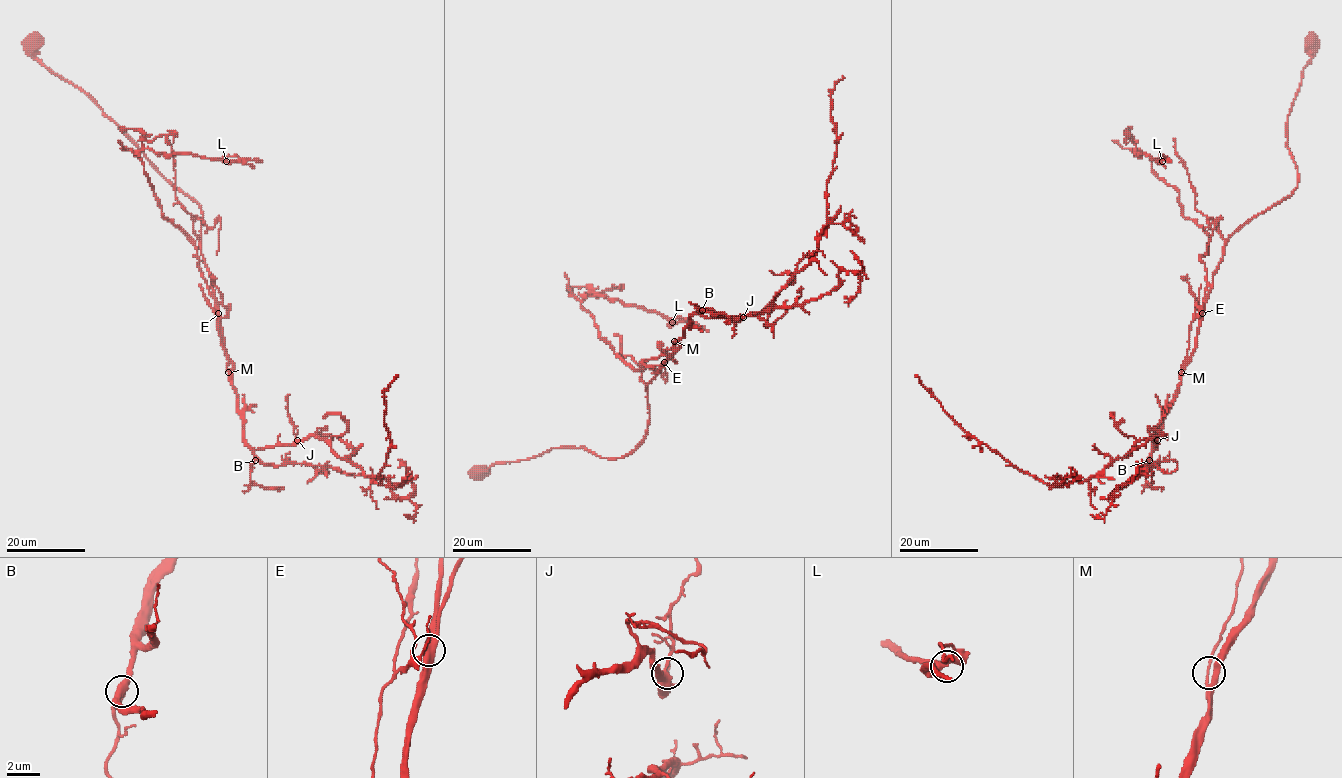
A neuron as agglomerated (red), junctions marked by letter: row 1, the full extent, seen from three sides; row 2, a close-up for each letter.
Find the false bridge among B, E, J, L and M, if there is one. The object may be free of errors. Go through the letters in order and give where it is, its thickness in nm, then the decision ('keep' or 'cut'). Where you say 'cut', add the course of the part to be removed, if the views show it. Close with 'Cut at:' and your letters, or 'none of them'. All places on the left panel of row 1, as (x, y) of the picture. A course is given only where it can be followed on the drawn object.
B: place (255, 460); calibre 380 nm; keep
E: place (218, 313); calibre 550 nm; keep
J: place (297, 440); calibre 440 nm; keep
L: place (226, 161); calibre 400 nm; keep
M: place (228, 372); calibre 150 nm; keep
Cut at: none of them

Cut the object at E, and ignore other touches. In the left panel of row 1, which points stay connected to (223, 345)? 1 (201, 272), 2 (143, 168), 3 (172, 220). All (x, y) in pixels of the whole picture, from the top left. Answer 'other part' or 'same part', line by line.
1: other part
2: other part
3: other part

